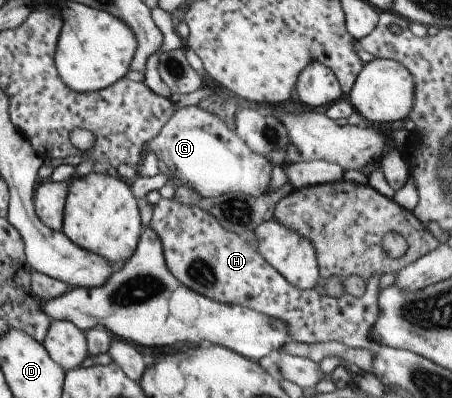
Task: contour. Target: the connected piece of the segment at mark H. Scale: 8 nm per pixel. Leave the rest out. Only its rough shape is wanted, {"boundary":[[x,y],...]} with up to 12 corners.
{"boundary":[[174,198],[150,225],[189,289],[283,321],[293,342],[371,341],[361,297],[291,285],[246,239]]}

